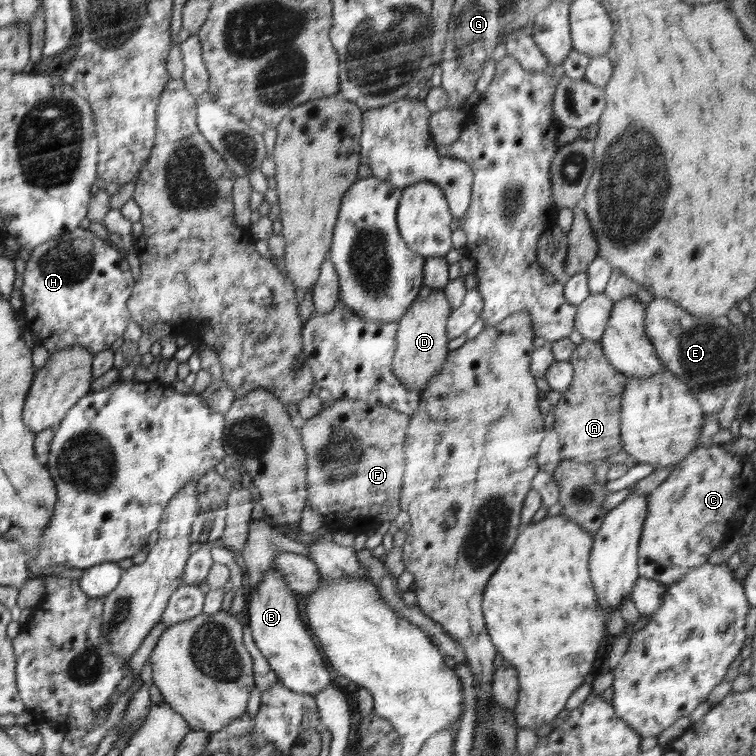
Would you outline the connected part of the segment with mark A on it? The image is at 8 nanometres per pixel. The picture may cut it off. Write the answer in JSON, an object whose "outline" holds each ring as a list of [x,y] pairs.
{"outline":[[[582,340],[575,346],[569,361],[573,366],[573,381],[552,409],[561,461],[590,463],[622,452],[621,403],[629,377],[615,370],[598,341]]]}

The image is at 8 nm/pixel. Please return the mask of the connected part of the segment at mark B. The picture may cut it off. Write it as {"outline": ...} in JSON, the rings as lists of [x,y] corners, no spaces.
{"outline":[[[270,568],[258,588],[249,592],[246,596],[246,611],[249,614],[253,640],[268,660],[272,672],[276,673],[278,682],[290,691],[310,695],[330,685],[329,672],[320,656],[322,652],[318,651],[300,619],[296,594],[288,588],[278,570]]]}

